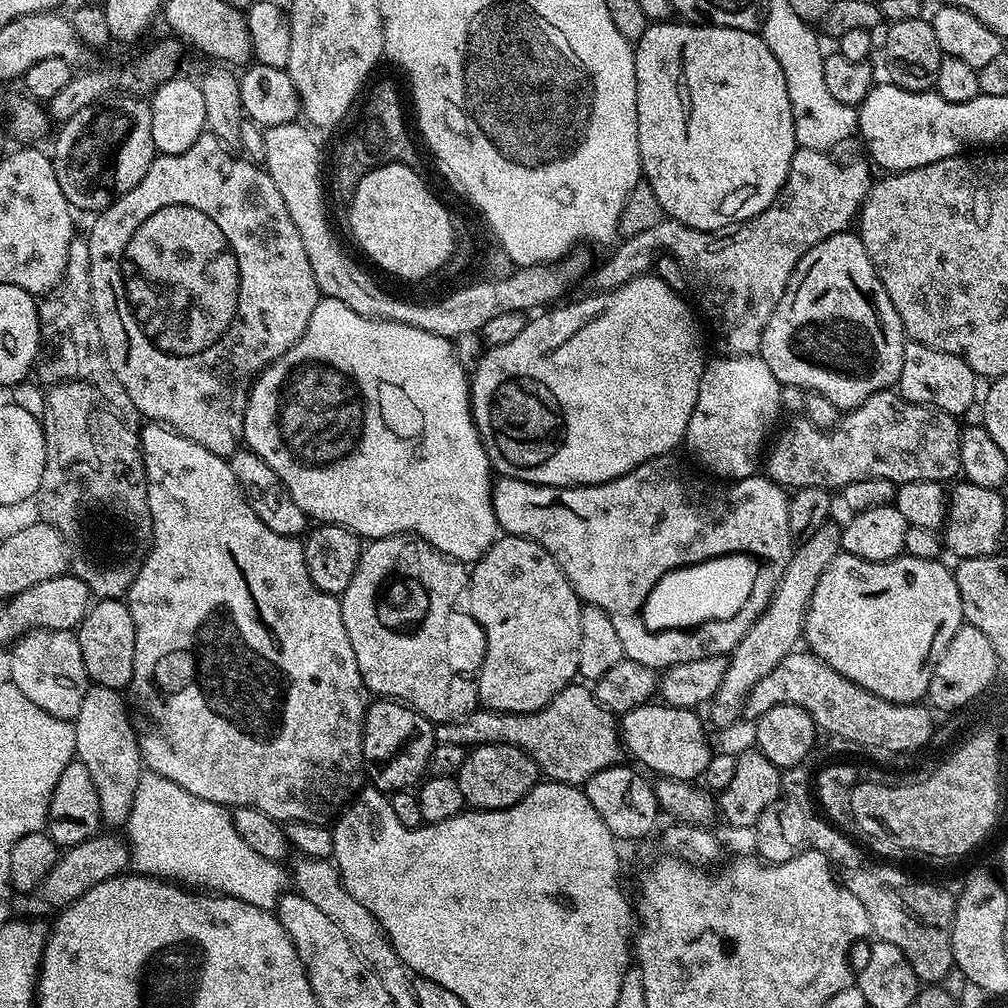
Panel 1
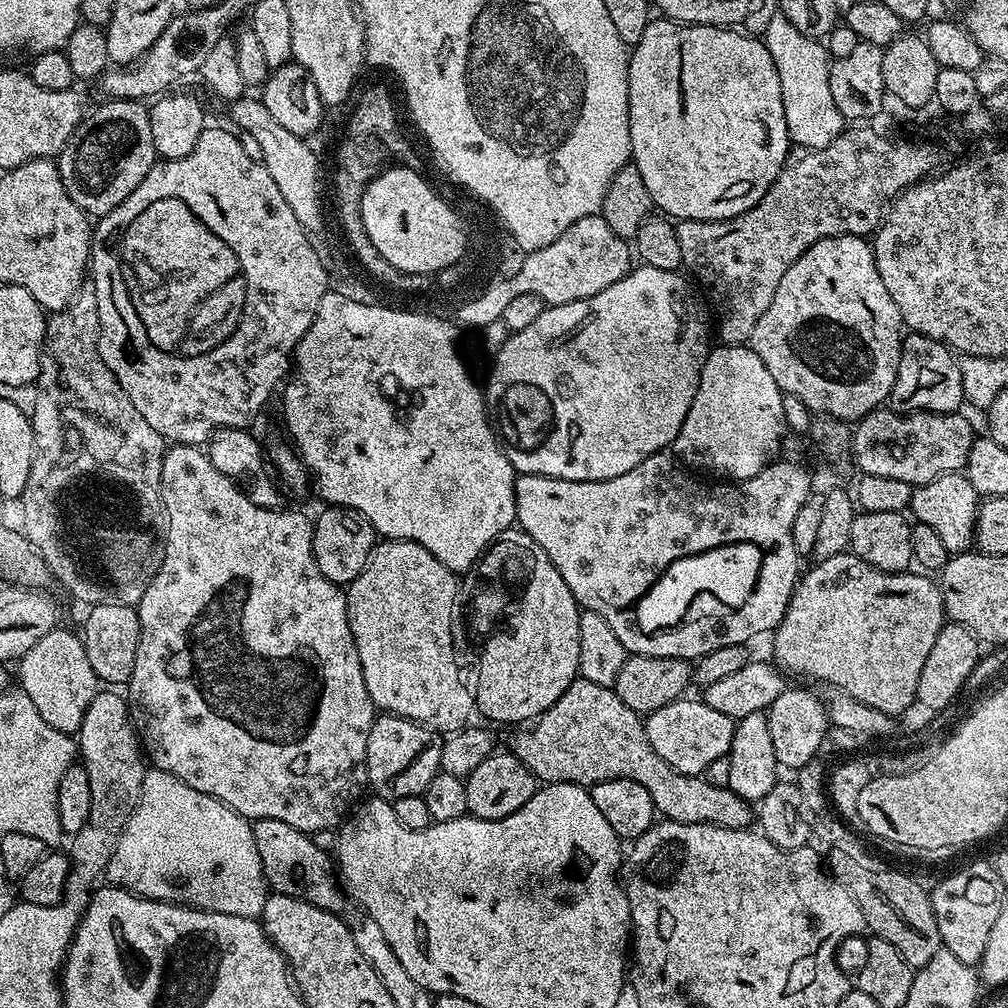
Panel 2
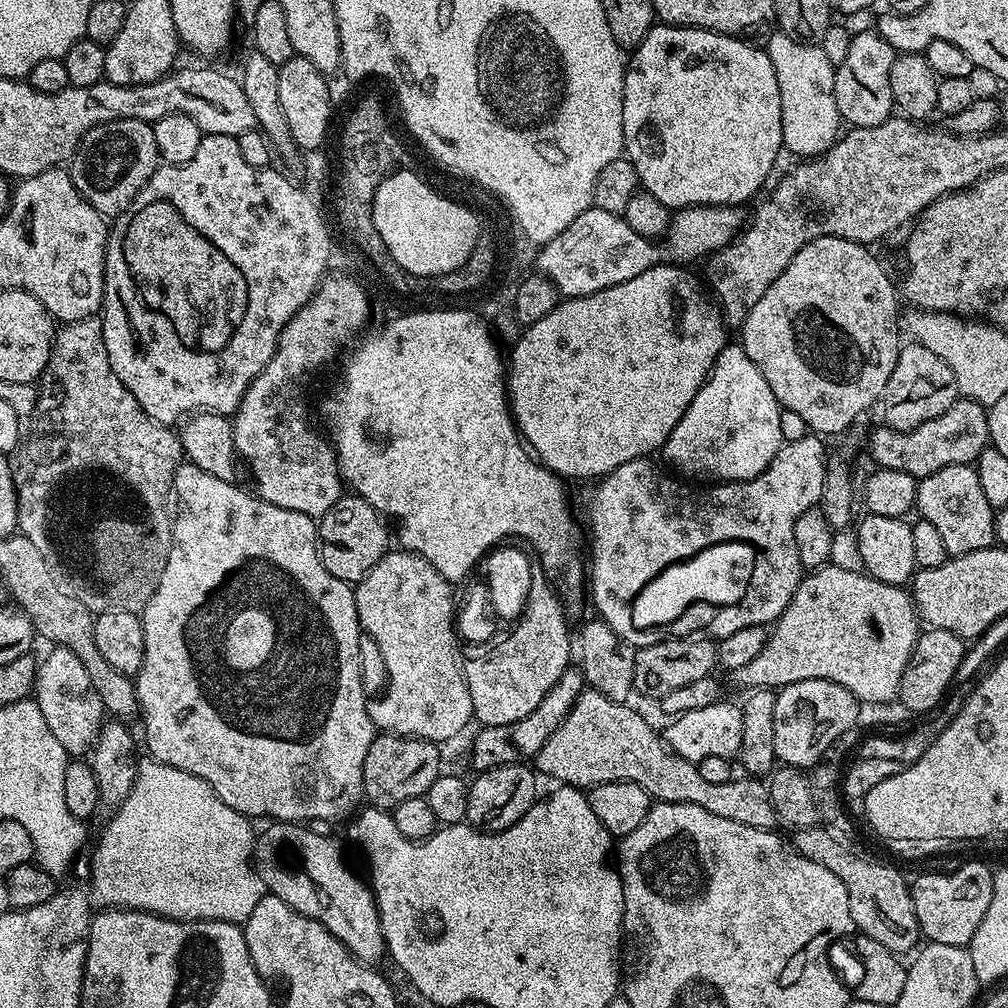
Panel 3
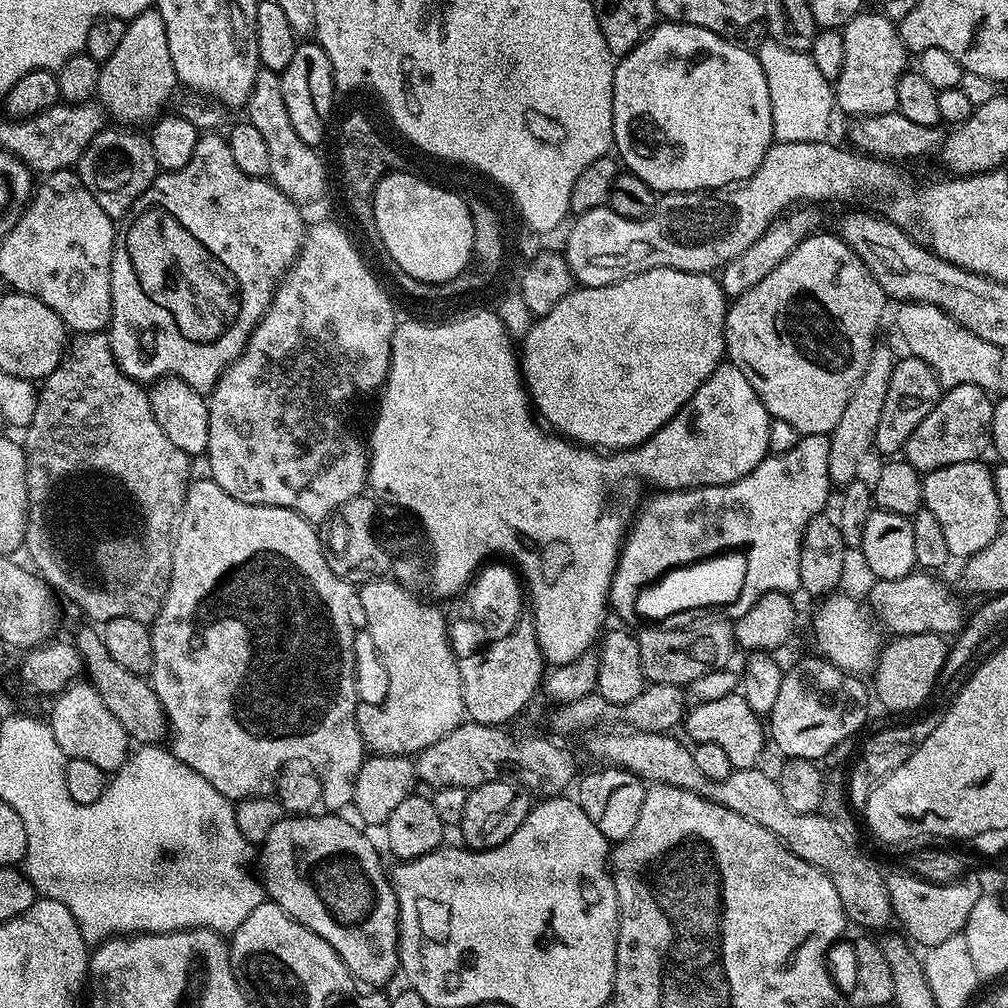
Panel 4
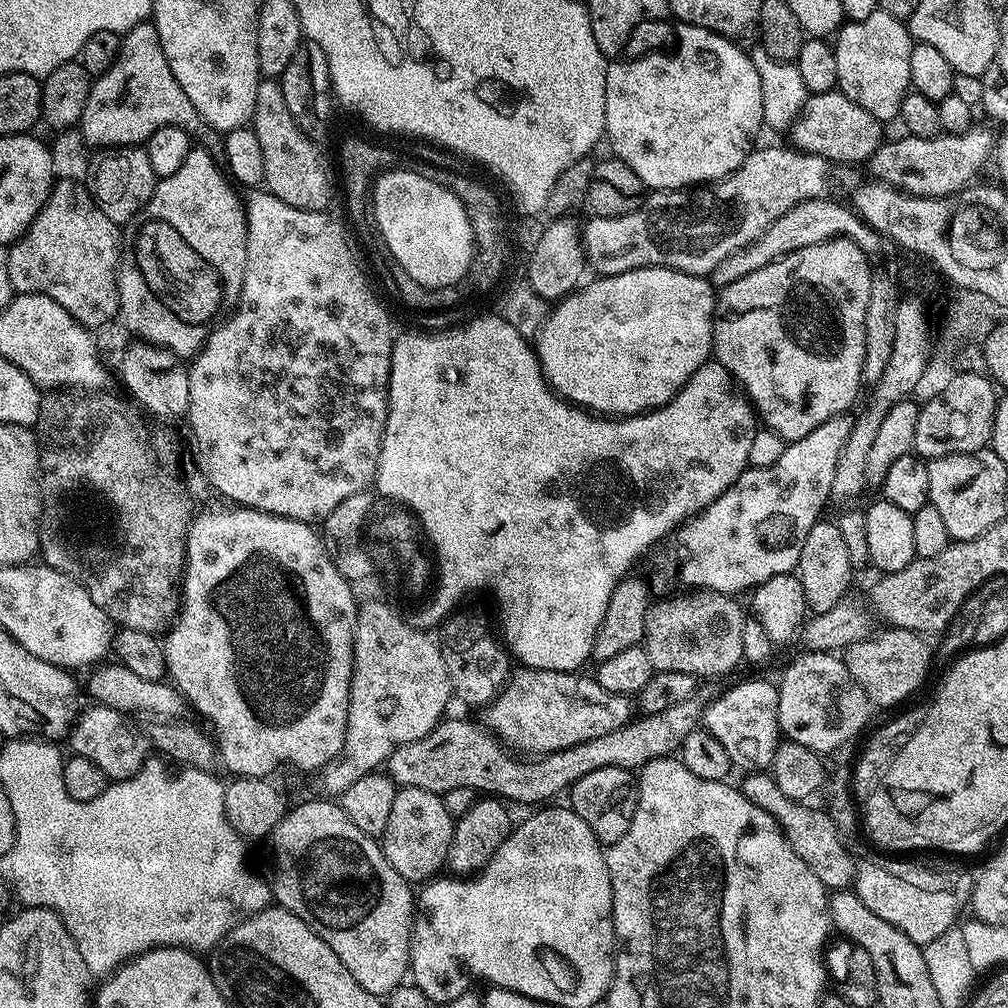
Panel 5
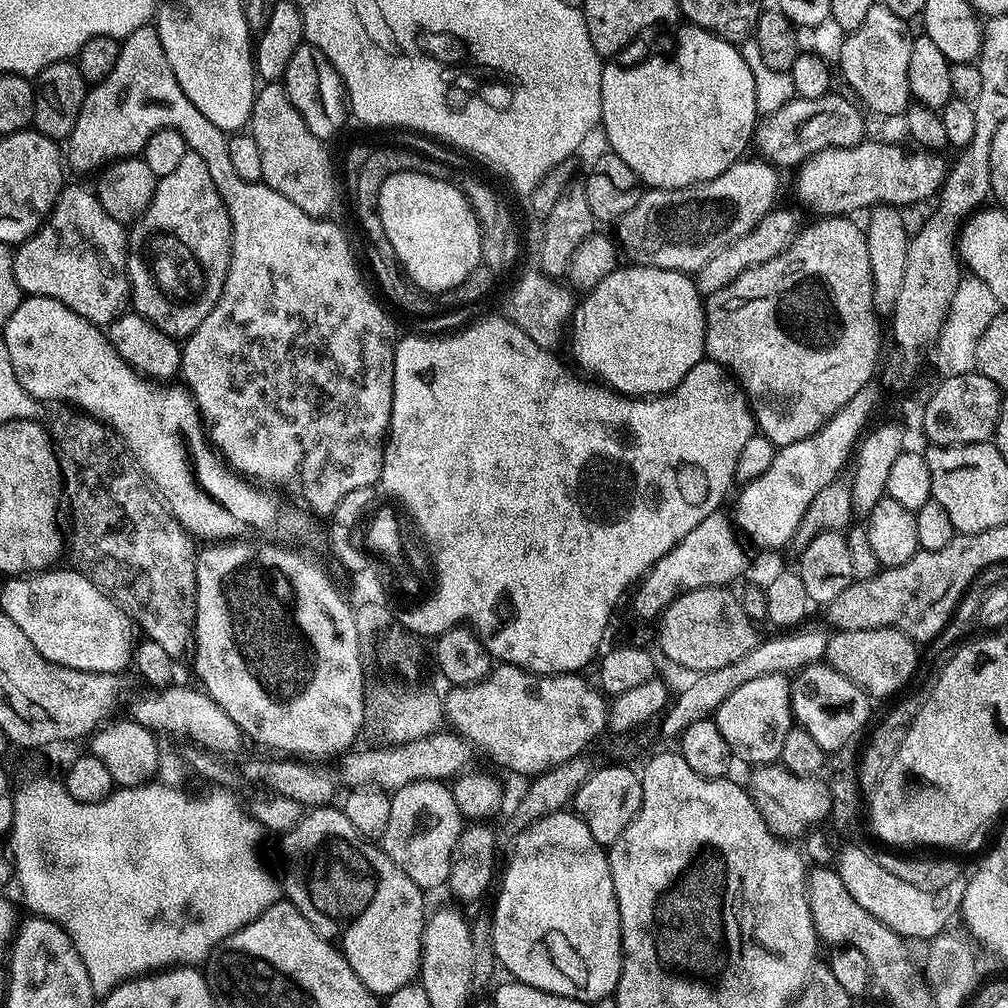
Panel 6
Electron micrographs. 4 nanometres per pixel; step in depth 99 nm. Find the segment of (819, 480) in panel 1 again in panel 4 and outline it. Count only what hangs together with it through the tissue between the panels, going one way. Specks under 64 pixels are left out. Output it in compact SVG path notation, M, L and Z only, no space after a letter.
M958 385L947 389L934 410L930 410L930 414L926 414L922 422L918 422L918 430L910 434L902 449L903 459L921 474L933 472L942 466L954 466L958 462L980 460L992 443L995 409L993 397L984 388Z

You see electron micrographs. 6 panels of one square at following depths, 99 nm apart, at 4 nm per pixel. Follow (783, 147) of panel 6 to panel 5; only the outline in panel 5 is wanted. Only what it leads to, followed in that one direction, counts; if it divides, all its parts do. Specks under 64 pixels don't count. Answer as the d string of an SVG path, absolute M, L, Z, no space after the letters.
M833 90L809 95L803 111L800 112L799 119L790 130L790 137L792 136L791 143L801 151L813 152L833 165L856 164L859 160L871 161L872 155L885 143L884 128L885 125L882 121L874 118L874 114L870 114L870 110L862 110L862 106L850 102L850 98L843 96L839 90Z

